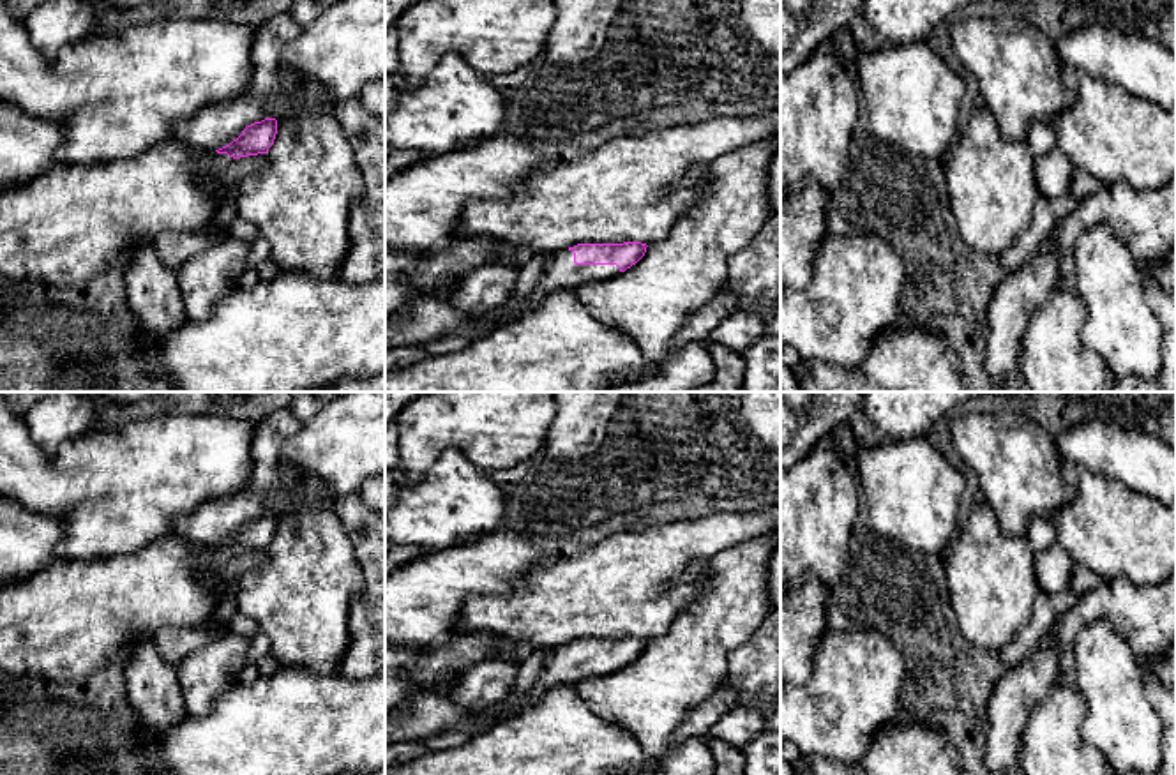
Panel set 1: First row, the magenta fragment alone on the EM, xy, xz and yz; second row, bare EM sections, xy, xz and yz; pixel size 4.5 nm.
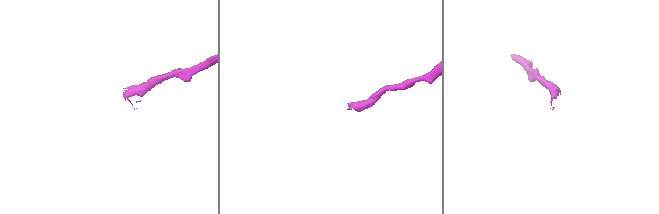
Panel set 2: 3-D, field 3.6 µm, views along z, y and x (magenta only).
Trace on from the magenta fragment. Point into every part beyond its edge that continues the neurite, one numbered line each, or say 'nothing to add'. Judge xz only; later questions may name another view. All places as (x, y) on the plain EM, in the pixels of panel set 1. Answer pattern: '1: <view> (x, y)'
1: xz (560, 666)

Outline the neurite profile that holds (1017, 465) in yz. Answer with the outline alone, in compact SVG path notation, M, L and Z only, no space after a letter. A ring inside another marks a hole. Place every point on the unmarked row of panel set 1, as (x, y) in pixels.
M1012 408L998 413L975 411L954 418L948 433L964 466L976 475L984 501L992 508L1003 535L1026 537L1031 517L1049 517L1074 501L1075 491L1061 475L1063 457L1056 438L1033 418Z

